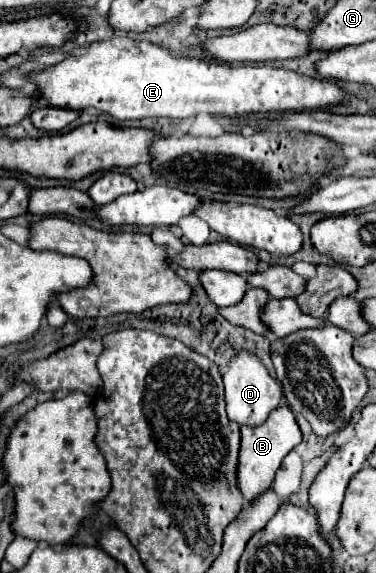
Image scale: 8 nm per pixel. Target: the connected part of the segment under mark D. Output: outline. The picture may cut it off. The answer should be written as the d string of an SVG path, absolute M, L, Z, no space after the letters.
M250 350L236 352L236 356L228 362L228 370L222 374L222 378L224 378L224 390L226 390L228 418L238 424L258 426L280 404L280 398L282 398L280 384L268 374L264 364Z

